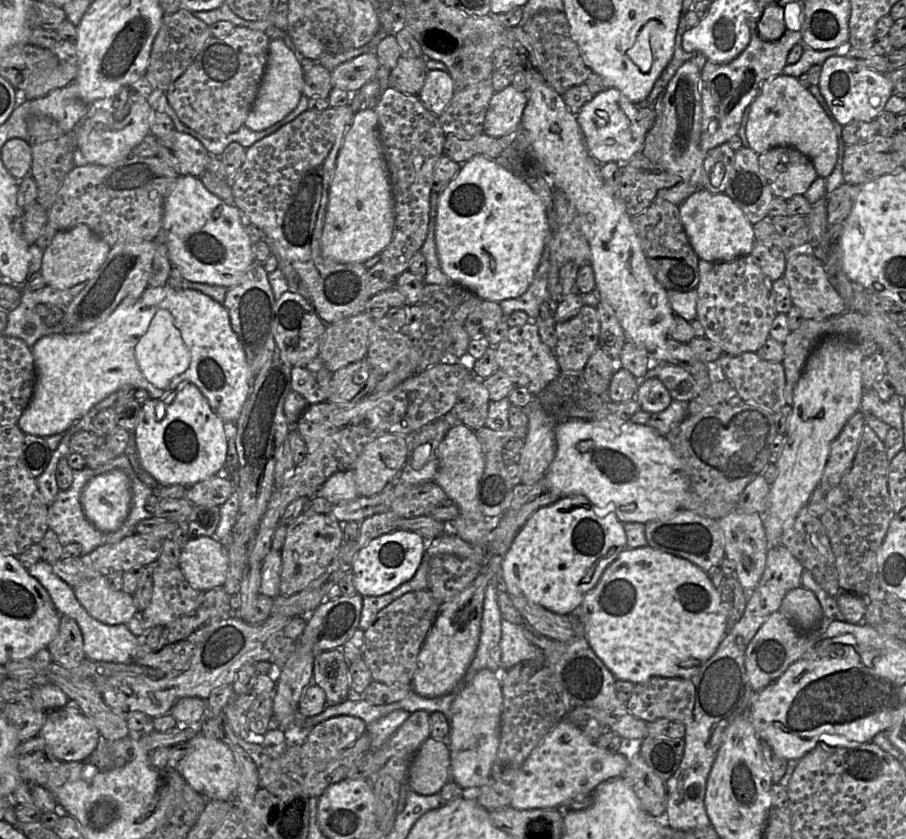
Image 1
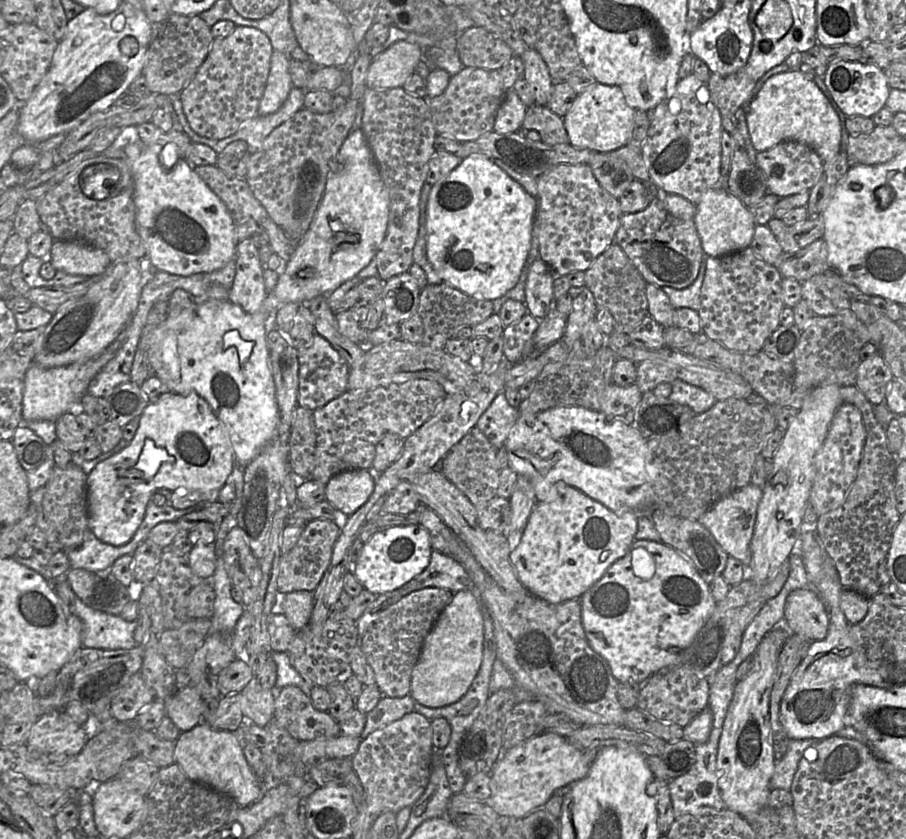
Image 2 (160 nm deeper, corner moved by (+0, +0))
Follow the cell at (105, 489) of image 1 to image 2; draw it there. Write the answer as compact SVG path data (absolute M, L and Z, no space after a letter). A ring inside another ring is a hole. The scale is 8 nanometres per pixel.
M196 392L187 395L168 393L144 408L131 443L98 463L87 477L88 526L104 543L122 546L128 543L141 525L147 504L159 488L171 491L200 490L218 492L235 466L230 440L209 404Z

